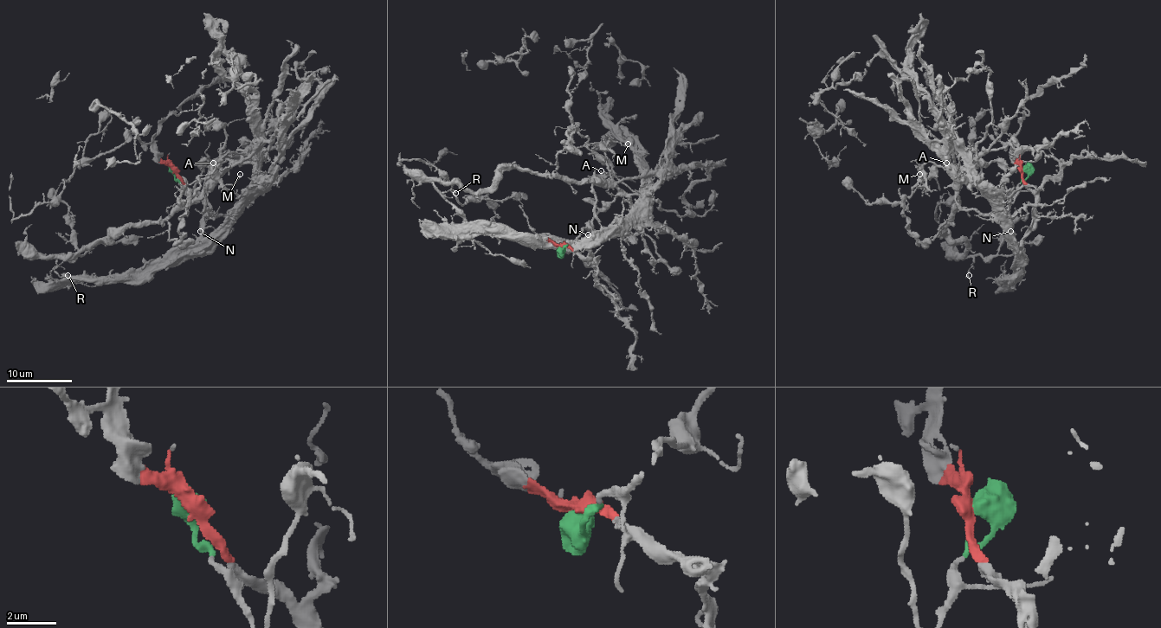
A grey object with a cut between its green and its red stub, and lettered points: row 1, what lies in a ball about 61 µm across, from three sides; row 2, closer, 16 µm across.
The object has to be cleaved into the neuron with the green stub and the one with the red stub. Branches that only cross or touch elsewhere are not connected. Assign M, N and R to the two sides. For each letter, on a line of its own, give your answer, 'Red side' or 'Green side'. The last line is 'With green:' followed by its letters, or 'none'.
M: Green side
N: Red side
R: Green side
With green: M, R

